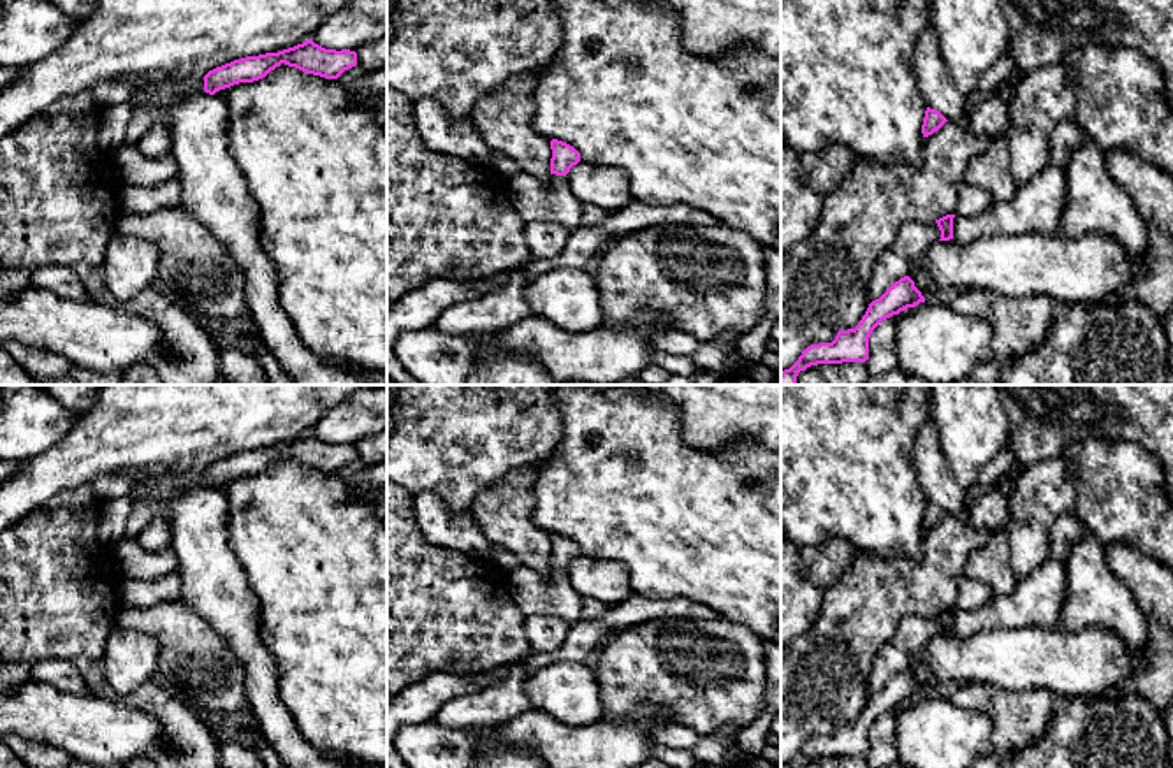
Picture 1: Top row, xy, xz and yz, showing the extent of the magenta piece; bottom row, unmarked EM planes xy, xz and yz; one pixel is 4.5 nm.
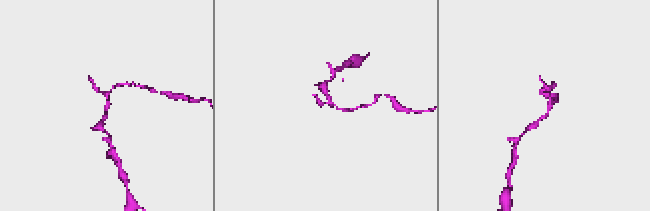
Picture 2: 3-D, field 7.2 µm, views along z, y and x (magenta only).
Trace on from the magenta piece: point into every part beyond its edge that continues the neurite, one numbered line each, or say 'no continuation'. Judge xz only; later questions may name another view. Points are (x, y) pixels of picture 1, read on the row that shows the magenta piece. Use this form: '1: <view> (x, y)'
1: xz (535, 201)

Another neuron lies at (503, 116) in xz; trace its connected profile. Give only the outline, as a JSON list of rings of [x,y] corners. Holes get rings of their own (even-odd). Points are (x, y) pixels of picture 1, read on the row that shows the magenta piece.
[[[543,69],[510,77],[484,95],[468,114],[492,151],[517,160],[522,172],[538,181],[552,176],[550,141],[531,127],[536,112],[535,88]]]

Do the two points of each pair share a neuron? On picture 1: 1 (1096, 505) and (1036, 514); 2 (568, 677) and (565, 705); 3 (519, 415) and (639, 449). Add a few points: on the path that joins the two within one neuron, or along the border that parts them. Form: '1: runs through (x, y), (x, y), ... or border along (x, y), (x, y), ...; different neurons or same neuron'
1: border along (1068, 468), (1075, 485), (1073, 510); different neurons
2: runs through (568, 684), (568, 698); same neuron
3: border along (558, 403), (563, 436), (544, 459); different neurons

